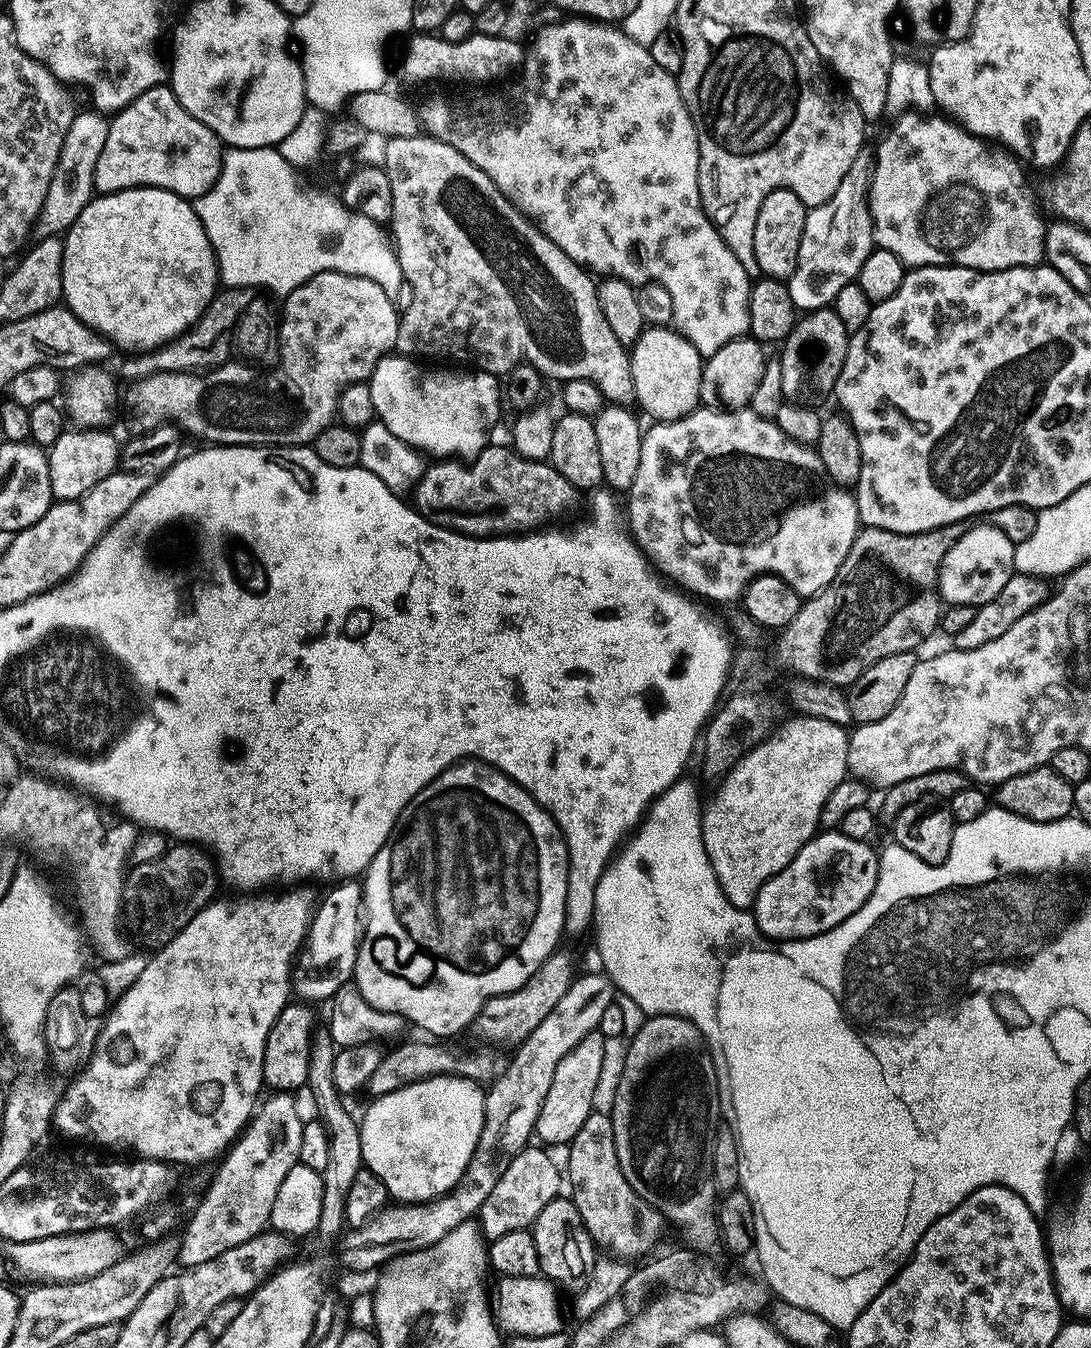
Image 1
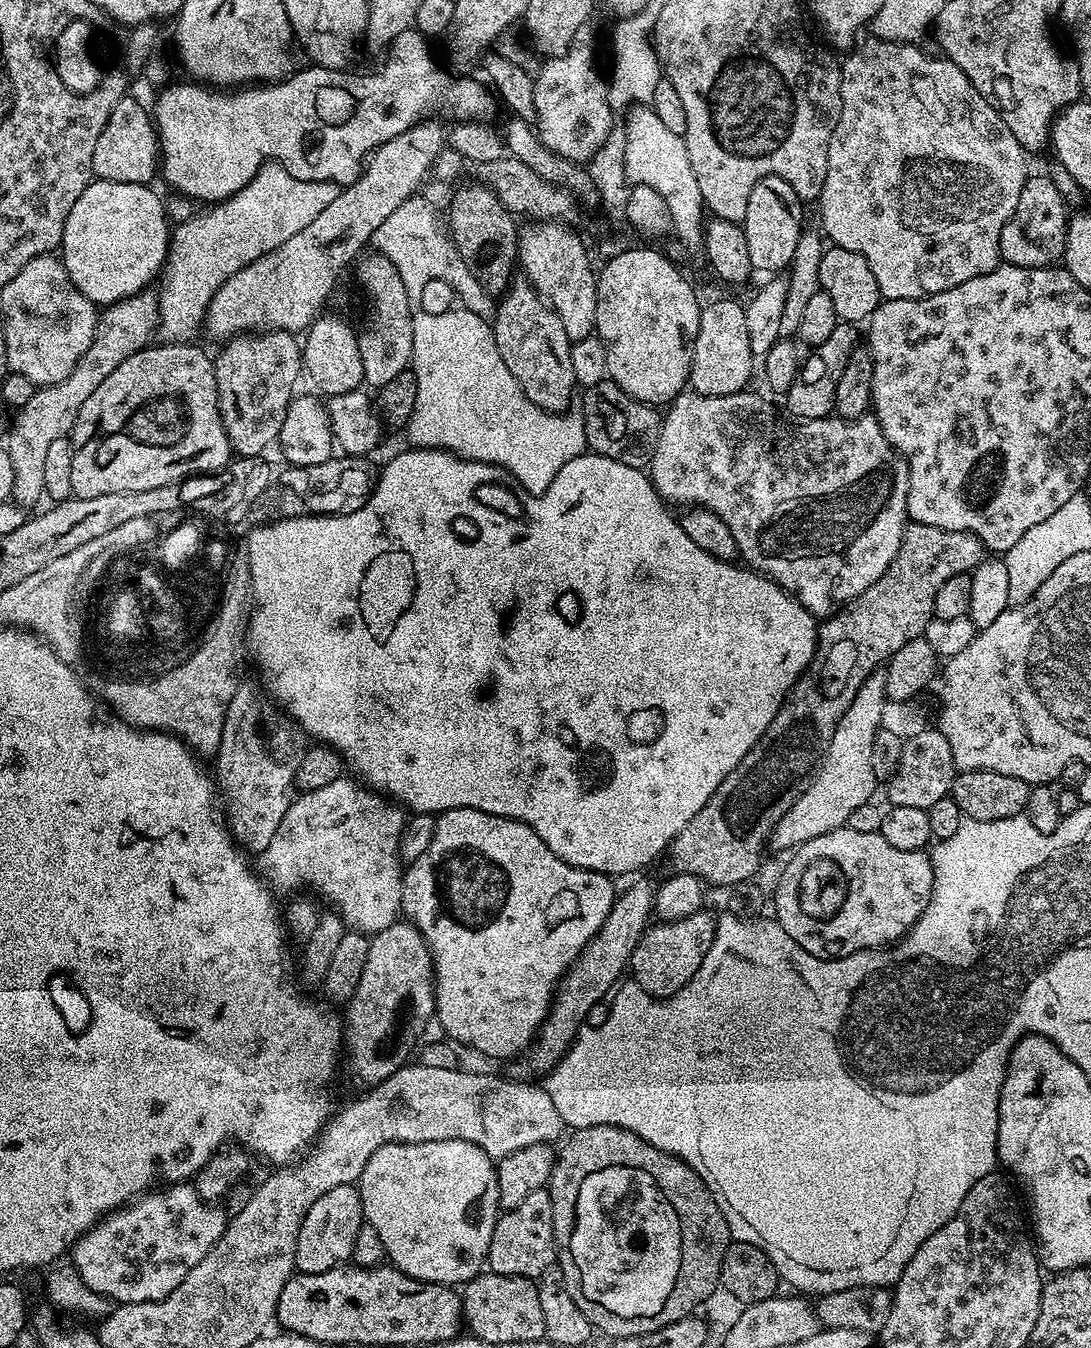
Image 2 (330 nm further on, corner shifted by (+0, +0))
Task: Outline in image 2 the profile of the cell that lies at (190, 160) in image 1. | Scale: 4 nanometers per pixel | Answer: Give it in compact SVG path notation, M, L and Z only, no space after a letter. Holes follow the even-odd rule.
M125 98L110 110L110 118L98 134L98 143L94 146L94 162L92 163L93 173L99 179L109 180L110 182L126 182L127 184L147 184L153 183L152 179L158 176L158 161L160 158L160 141L156 139L156 125L151 111L148 112L136 100Z

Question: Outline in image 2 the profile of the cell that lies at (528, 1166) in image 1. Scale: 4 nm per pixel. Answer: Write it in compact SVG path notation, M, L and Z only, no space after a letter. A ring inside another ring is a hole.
M544 1190L526 1194L523 1202L507 1209L497 1219L494 1234L490 1238L486 1268L487 1271L497 1272L503 1276L539 1278L546 1269L557 1263L557 1249L551 1221L551 1198Z

